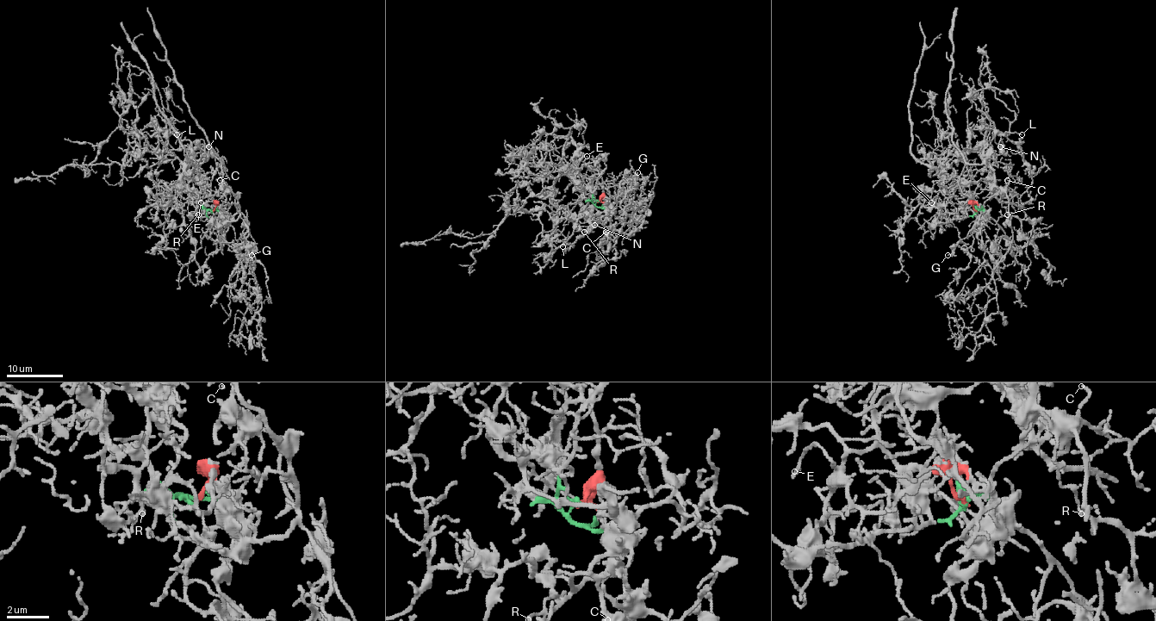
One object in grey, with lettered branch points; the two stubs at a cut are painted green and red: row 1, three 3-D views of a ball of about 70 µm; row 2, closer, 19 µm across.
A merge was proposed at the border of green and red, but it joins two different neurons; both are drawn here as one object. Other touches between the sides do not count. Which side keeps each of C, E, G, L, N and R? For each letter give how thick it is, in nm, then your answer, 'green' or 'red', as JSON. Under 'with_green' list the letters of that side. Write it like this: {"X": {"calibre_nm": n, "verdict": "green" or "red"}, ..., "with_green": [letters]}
{"C": {"calibre_nm": 100, "verdict": "green"}, "E": {"calibre_nm": 100, "verdict": "red"}, "G": {"calibre_nm": 130, "verdict": "green"}, "L": {"calibre_nm": 120, "verdict": "green"}, "N": {"calibre_nm": 70, "verdict": "green"}, "R": {"calibre_nm": 100, "verdict": "green"}, "with_green": ["C", "G", "L", "N", "R"]}

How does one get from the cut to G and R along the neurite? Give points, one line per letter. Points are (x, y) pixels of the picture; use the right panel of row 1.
G: (977, 212), (984, 210), (968, 234), (947, 255)
R: (977, 212), (984, 210), (977, 220), (981, 213), (958, 182), (966, 165), (979, 165), (986, 157), (1008, 214)

